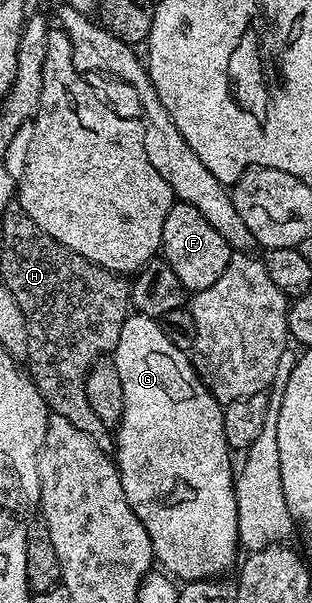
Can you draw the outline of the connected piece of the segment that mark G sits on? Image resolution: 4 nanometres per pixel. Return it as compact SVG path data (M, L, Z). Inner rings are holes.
M127 316L121 327L121 339L117 339L113 350L113 360L125 391L123 417L113 433L113 460L119 468L125 499L129 499L129 507L133 507L149 535L155 561L183 583L226 574L223 572L236 564L235 552L240 552L241 546L237 531L236 470L233 465L231 469L233 450L223 434L224 406L204 387L190 356L165 339L165 331L161 331L154 317Z

